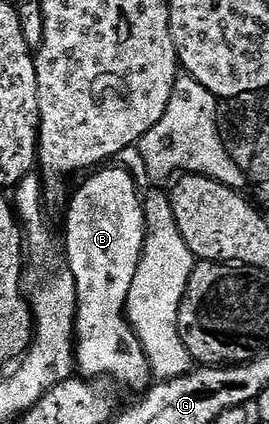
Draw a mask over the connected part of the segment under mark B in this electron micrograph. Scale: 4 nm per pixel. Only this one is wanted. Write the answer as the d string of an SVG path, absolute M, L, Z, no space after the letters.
M115 165L88 174L75 195L73 191L65 208L65 262L75 278L75 361L82 378L88 381L120 379L139 393L153 378L145 349L125 312L129 285L133 285L133 277L137 277L147 222L143 216L143 199L135 192L134 177L123 167L111 166Z

